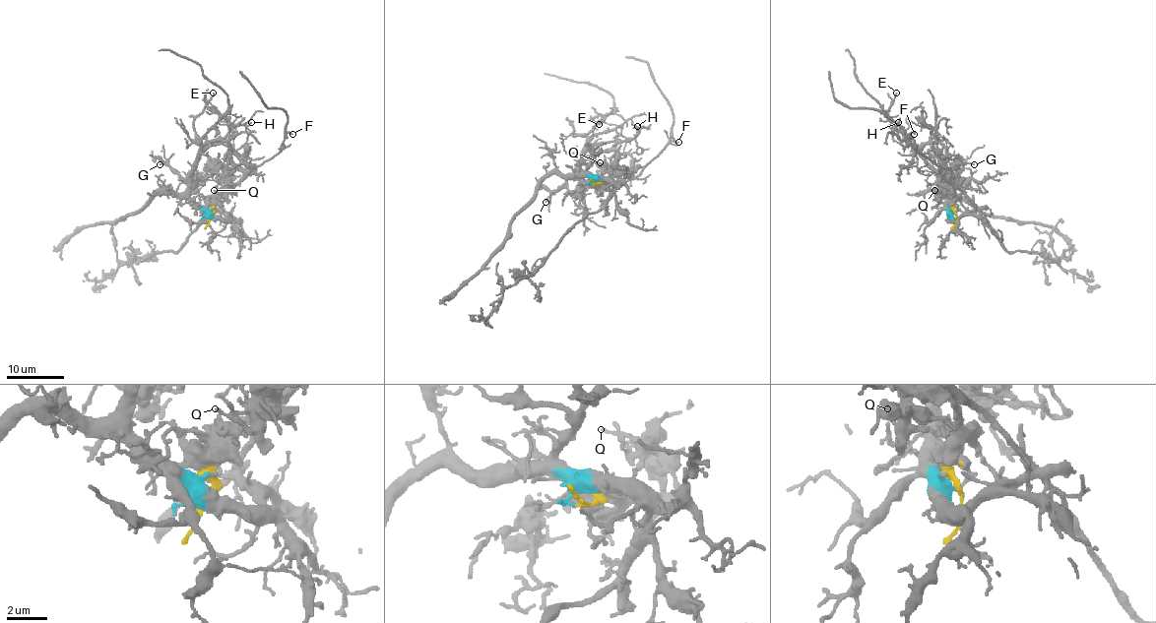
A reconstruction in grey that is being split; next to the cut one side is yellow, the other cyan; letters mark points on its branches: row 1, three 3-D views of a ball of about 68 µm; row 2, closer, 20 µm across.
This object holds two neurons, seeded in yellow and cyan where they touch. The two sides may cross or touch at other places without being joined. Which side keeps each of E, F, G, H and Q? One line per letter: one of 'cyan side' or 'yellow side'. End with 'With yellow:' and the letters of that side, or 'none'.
E: cyan side
F: yellow side
G: cyan side
H: cyan side
Q: yellow side
With yellow: F, Q

